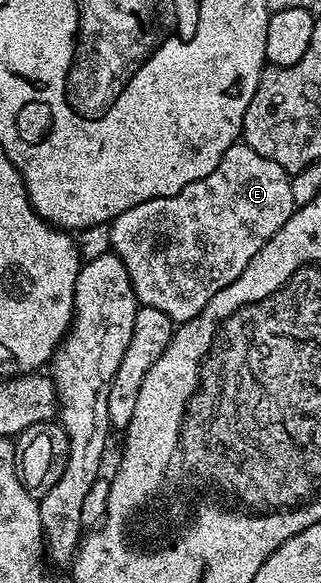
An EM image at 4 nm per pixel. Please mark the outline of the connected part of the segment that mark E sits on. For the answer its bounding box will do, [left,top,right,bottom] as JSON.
[110,144,295,324]

